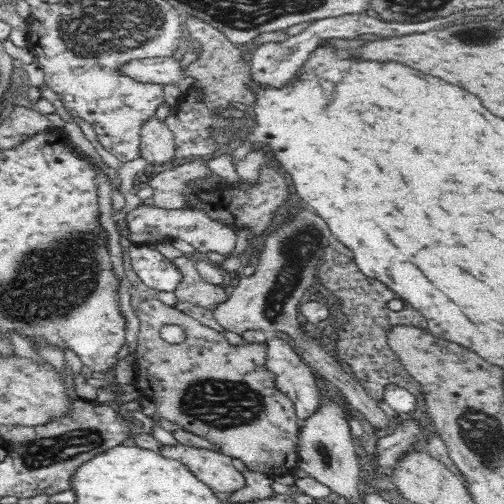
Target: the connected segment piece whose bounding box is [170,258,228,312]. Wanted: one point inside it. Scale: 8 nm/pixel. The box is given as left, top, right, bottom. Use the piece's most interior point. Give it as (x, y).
(191, 289)

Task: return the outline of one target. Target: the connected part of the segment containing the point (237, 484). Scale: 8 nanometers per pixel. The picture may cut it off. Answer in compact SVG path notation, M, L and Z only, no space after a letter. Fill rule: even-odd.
M166 446L162 456L182 462L182 466L216 496L226 498L248 486L246 478L232 466L228 456L220 456L208 450L196 450L188 446Z

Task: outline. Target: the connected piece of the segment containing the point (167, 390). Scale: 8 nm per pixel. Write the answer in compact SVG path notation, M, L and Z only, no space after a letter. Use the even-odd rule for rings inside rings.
M158 298L146 300L136 306L136 316L140 320L138 348L136 348L136 368L138 386L156 404L156 418L166 418L180 426L182 432L198 434L214 442L228 456L244 460L244 466L252 472L262 472L270 478L280 478L294 474L298 470L298 420L294 404L276 386L276 376L268 370L268 342L248 342L240 338L236 346L228 342L228 334L212 330L208 322L196 322L196 318L162 304ZM164 326L180 326L184 332L184 342L168 344L162 340L160 330Z

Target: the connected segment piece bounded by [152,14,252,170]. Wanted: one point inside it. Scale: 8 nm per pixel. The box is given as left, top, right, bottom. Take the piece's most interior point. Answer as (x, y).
(220, 72)

